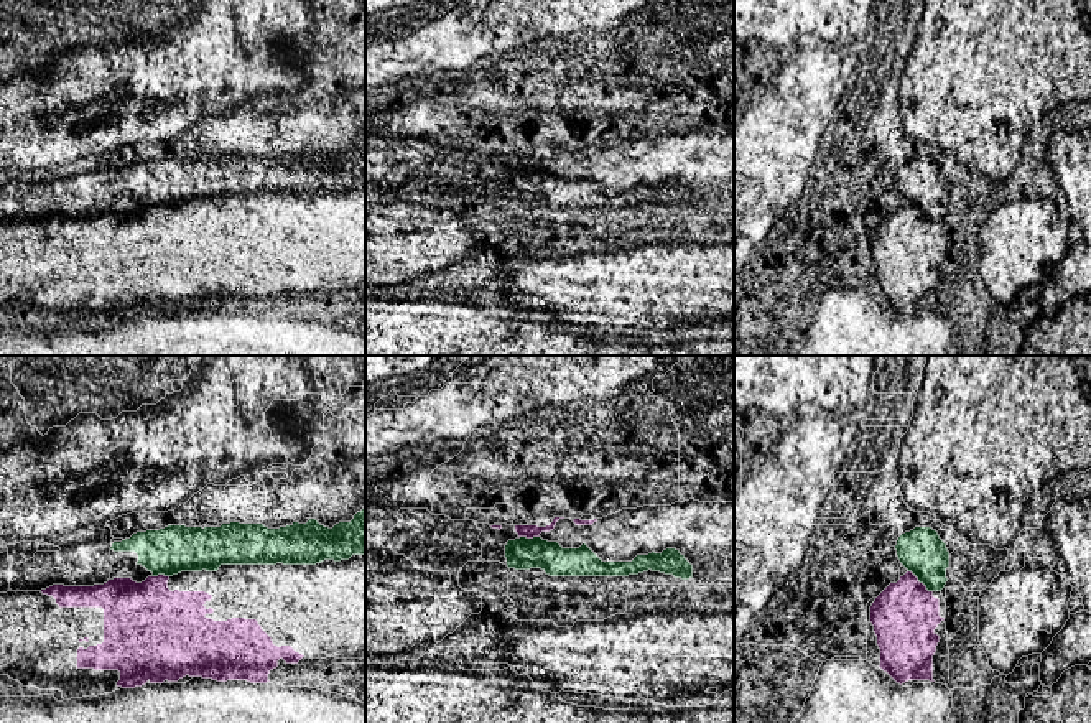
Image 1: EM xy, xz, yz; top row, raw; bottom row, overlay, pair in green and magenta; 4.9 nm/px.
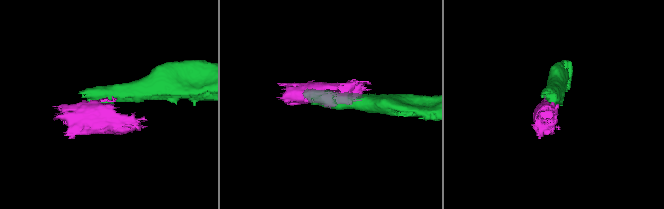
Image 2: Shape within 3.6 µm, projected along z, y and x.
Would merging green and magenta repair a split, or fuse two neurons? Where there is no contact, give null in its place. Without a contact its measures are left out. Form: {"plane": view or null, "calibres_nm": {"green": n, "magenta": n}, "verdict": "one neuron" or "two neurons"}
{"plane": "yz", "calibres_nm": {"green": 220, "magenta": 320}, "verdict": "one neuron"}

